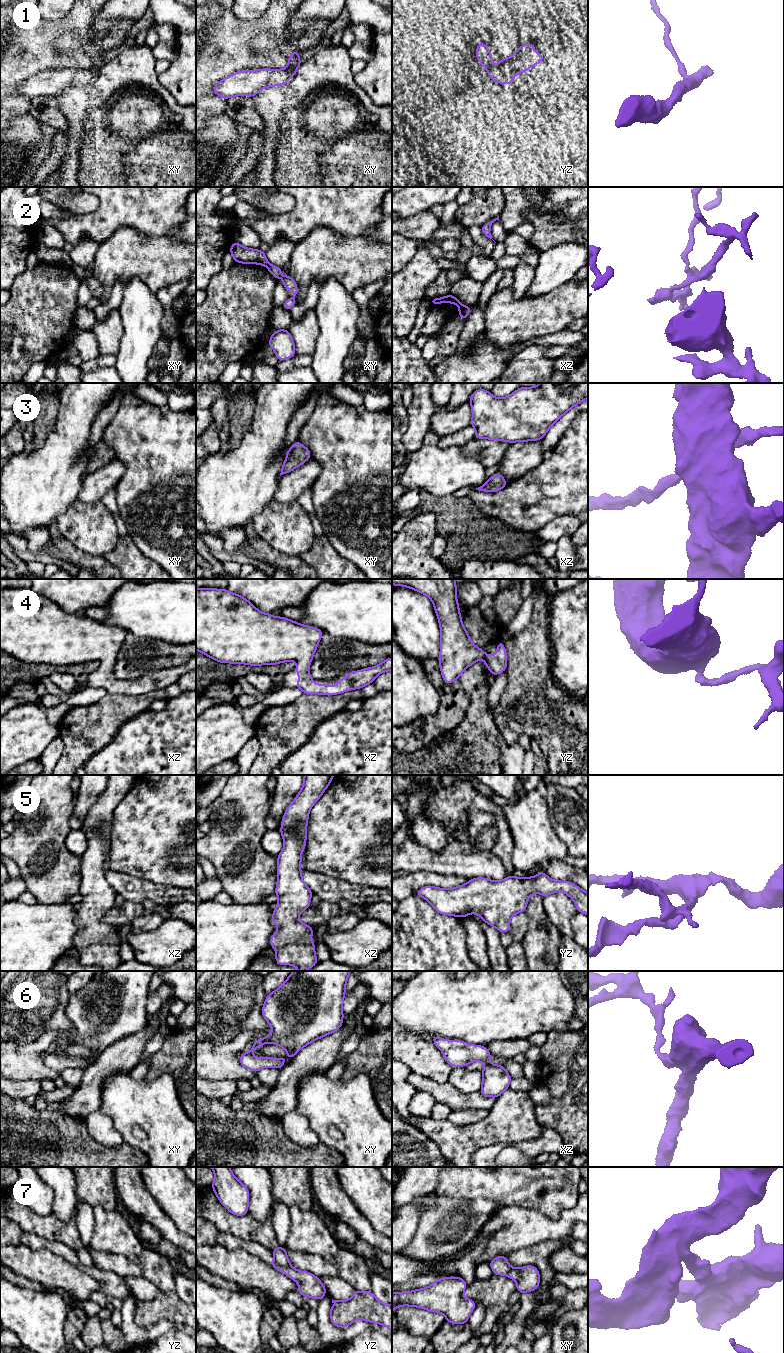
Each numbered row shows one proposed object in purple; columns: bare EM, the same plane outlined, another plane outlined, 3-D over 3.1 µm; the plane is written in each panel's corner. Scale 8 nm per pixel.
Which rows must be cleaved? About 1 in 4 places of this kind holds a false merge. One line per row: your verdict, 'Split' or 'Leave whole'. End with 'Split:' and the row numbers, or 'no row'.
1: Split
2: Split
3: Leave whole
4: Leave whole
5: Leave whole
6: Leave whole
7: Split
Split: 1, 2, 7

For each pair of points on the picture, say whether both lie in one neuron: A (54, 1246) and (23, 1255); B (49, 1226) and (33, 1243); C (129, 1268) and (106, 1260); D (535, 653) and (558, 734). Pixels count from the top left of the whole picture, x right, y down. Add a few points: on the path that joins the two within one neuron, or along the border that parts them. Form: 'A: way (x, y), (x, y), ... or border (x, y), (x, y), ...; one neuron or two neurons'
A: border (23, 1243), (34, 1249), (46, 1248), (66, 1261); two neurons
B: border (22, 1230), (62, 1244); two neurons
C: way (123, 1266), (112, 1262); one neuron
D: way (535, 673), (535, 701), (548, 714); one neuron

